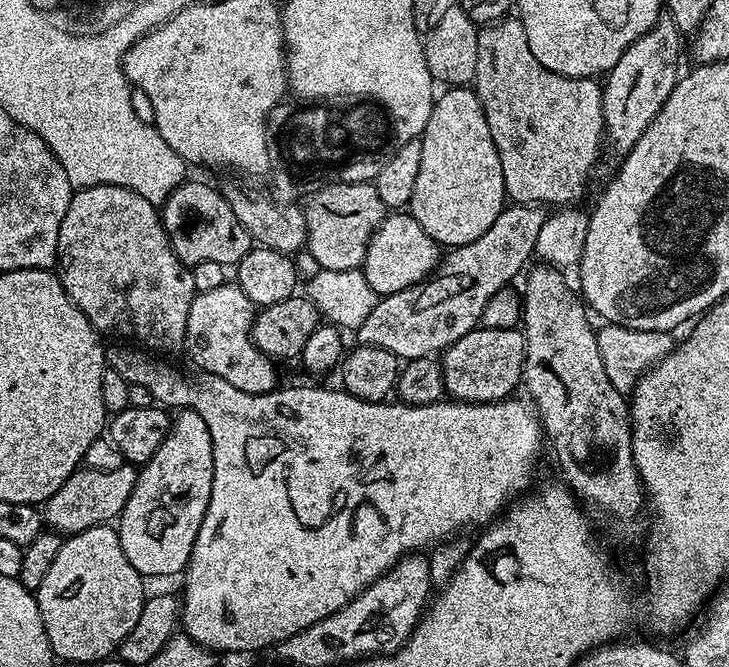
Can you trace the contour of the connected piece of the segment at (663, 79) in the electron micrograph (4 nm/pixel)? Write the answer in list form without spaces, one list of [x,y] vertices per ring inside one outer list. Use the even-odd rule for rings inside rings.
[[[661,18],[646,34],[637,38],[618,58],[618,62],[607,73],[603,81],[602,114],[604,115],[604,134],[606,152],[615,158],[627,156],[628,151],[642,138],[646,126],[662,110],[666,98],[674,90],[680,68],[680,28],[671,18]]]

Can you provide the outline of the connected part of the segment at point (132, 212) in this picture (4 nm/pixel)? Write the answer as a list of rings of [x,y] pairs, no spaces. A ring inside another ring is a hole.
[[[113,184],[73,191],[66,218],[62,218],[62,230],[58,230],[56,268],[66,294],[97,332],[125,336],[125,341],[149,344],[144,346],[160,352],[172,352],[183,345],[186,318],[197,294],[192,270],[174,254],[157,205],[142,198],[142,194]]]

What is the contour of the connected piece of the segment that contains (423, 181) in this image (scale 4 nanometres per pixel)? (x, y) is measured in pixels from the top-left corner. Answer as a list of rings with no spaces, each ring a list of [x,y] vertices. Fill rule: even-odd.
[[[461,86],[449,87],[441,96],[439,93],[419,141],[422,166],[418,166],[410,214],[432,240],[449,249],[482,238],[494,226],[494,218],[504,211],[506,193],[502,162],[498,162],[498,150],[475,91]]]

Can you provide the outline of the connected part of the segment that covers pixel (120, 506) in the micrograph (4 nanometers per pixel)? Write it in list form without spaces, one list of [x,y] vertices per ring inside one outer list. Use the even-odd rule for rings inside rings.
[[[120,462],[117,468],[81,467],[72,472],[62,486],[42,505],[43,523],[53,532],[71,534],[108,524],[119,517],[136,485],[137,465]]]

